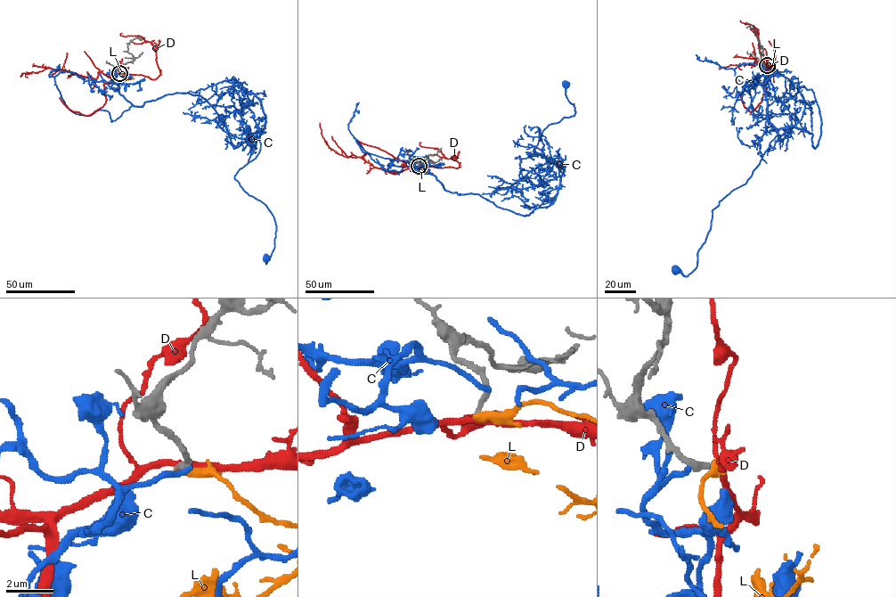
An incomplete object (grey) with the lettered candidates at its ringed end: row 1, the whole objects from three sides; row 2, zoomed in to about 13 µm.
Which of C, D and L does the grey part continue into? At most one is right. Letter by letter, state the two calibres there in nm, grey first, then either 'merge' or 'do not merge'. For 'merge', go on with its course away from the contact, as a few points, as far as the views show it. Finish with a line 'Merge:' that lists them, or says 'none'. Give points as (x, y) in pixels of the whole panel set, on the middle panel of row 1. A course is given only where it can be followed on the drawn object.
C: 340/200 nm | do not merge
D: 240/280 nm | do not merge
L: 240/400 nm | do not merge
Merge: none

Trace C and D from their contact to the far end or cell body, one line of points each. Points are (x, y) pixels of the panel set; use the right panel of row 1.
C: (765, 65), (777, 101), (812, 90), (818, 143), (781, 127), (712, 210), (696, 268), (675, 270)
D: (766, 65), (769, 68), (773, 63), (772, 71), (756, 59), (753, 63), (719, 69)

